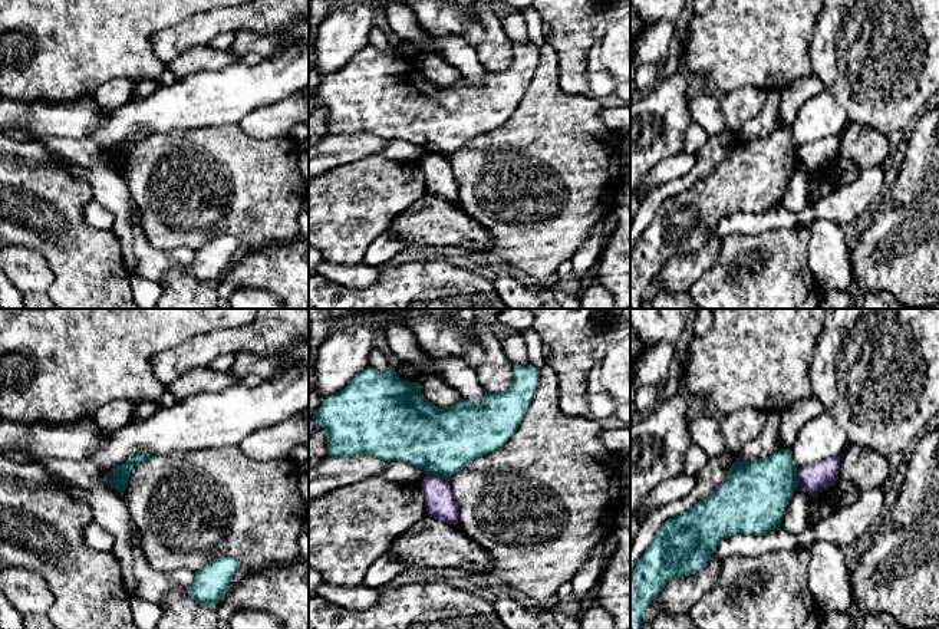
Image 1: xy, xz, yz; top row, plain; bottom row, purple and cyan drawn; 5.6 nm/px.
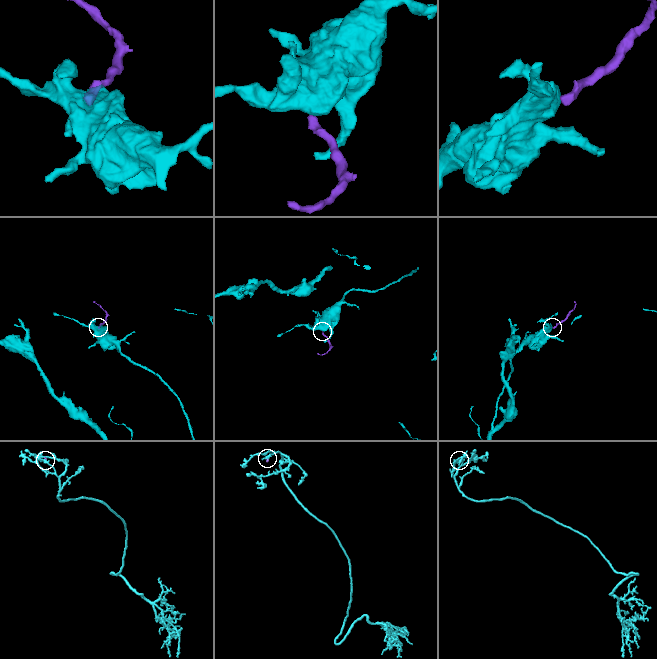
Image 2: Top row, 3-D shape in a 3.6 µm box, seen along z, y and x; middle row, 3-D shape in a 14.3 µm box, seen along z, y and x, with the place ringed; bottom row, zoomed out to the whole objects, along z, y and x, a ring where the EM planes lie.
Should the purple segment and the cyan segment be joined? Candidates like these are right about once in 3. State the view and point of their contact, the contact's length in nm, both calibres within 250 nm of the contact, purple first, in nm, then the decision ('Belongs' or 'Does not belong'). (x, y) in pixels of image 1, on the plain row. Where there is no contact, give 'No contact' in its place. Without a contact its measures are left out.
Touches purple at xz (437, 155). Shared border 120 nm. Thickness 170 nm (purple) against 380 nm. Does not belong

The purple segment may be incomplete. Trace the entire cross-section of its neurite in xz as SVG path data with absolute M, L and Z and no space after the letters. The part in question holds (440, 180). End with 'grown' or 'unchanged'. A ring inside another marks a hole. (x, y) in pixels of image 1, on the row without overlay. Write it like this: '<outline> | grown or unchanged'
M426 154L422 159L426 192L457 204L459 191L448 158Z | unchanged

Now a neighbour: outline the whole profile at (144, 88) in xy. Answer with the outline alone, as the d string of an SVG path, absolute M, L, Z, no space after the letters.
M144 79L135 83L132 99L144 99L152 95L161 85L161 80Z

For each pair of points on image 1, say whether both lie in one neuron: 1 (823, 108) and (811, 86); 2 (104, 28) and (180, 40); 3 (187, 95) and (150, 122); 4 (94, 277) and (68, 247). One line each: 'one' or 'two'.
1: two
2: two
3: one
4: one

